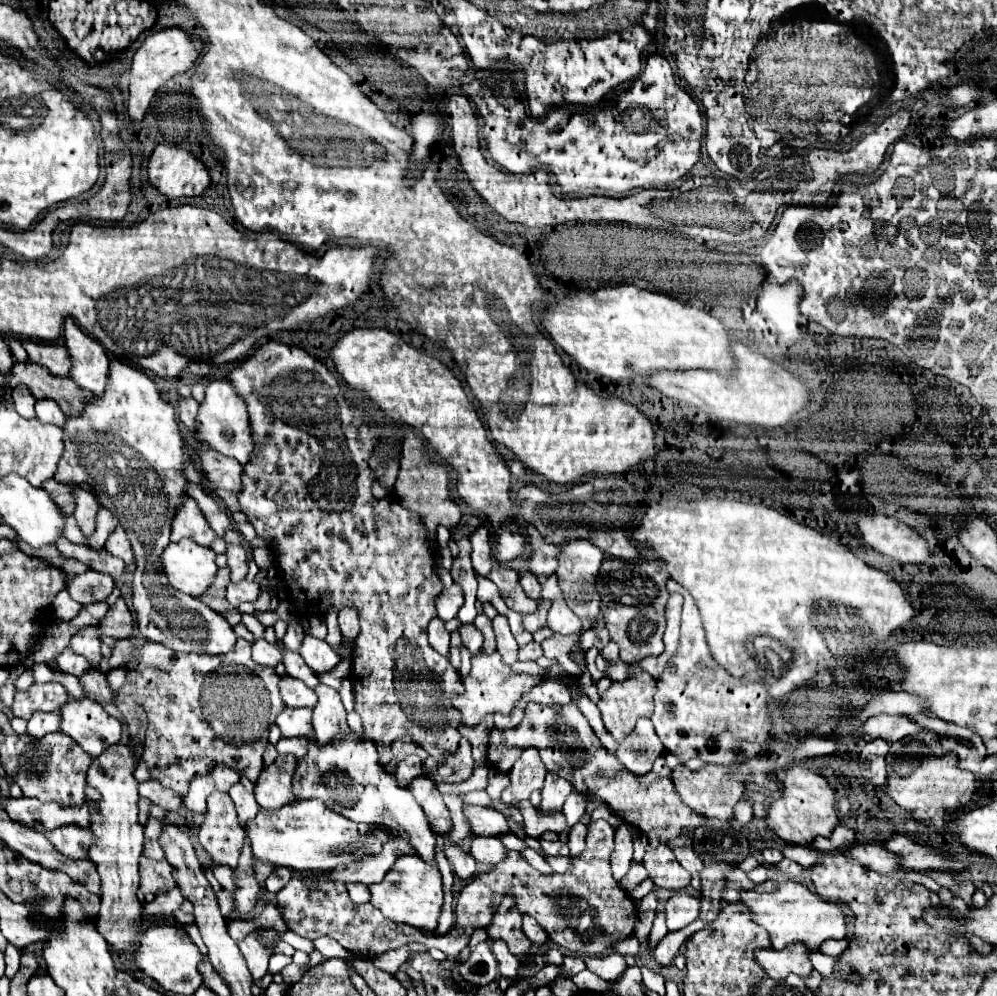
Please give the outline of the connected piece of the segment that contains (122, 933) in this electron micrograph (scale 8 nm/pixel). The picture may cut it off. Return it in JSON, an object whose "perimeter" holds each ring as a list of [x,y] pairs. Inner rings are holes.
{"perimeter":[[[111,746],[105,750],[101,756],[93,758],[89,772],[87,772],[87,782],[95,786],[101,792],[101,800],[97,802],[97,808],[91,810],[91,832],[95,834],[95,842],[89,850],[89,858],[95,862],[97,872],[101,876],[101,908],[95,918],[95,928],[97,932],[107,940],[107,944],[113,950],[131,950],[137,942],[137,936],[145,924],[143,920],[143,906],[137,900],[137,890],[139,890],[139,856],[143,852],[143,826],[137,820],[137,780],[133,778],[133,768],[137,764],[137,754],[135,750],[123,746]]]}

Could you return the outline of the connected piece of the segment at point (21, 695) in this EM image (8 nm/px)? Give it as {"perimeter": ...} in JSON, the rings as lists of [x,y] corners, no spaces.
{"perimeter":[[[47,682],[47,684],[31,684],[31,688],[25,692],[15,692],[13,714],[23,720],[29,720],[27,714],[35,714],[37,710],[47,710],[47,712],[59,710],[59,708],[51,706],[51,704],[55,704],[53,700],[59,690],[65,690],[63,684]]]}

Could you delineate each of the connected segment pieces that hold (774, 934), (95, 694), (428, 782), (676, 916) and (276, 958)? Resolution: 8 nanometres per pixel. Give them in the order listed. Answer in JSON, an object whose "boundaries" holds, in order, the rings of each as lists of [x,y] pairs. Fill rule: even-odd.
{"boundaries":[[[[777,872],[757,888],[741,890],[741,902],[753,912],[753,920],[769,932],[775,950],[781,950],[793,942],[803,942],[809,948],[819,948],[829,938],[847,938],[847,922],[841,914],[839,904],[823,900],[817,892],[795,880],[781,880],[781,874]]],[[[91,668],[91,670],[87,670],[87,672],[81,674],[79,682],[81,682],[83,690],[85,690],[85,696],[93,698],[93,702],[103,704],[103,706],[115,702],[115,692],[111,690],[111,686],[107,682],[105,672]]],[[[419,776],[419,778],[415,778],[415,782],[409,788],[411,788],[415,800],[425,810],[429,824],[435,830],[435,834],[449,832],[449,828],[453,826],[451,824],[451,812],[449,812],[447,804],[443,802],[443,796],[441,796],[437,784],[427,776]]],[[[679,890],[665,904],[667,928],[669,930],[685,928],[693,920],[697,920],[699,910],[701,910],[701,896],[693,896],[687,890]]],[[[273,954],[271,956],[271,960],[269,960],[269,974],[273,974],[273,972],[281,972],[287,964],[291,962],[291,956],[285,956],[285,954]]]]}

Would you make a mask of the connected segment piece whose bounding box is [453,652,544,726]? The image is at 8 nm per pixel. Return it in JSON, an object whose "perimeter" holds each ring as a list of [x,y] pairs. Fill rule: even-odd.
{"perimeter":[[[497,652],[491,654],[491,656],[475,654],[471,658],[471,672],[469,672],[467,678],[463,678],[465,692],[461,696],[453,698],[453,706],[461,710],[461,724],[475,726],[477,722],[483,720],[483,716],[495,714],[495,712],[501,712],[501,714],[509,716],[513,712],[513,708],[521,702],[521,694],[529,692],[535,684],[543,682],[543,674],[541,674],[543,671],[534,661],[517,661],[513,666],[507,666],[501,660],[501,654],[497,654]],[[507,676],[509,680],[507,680]]]}

